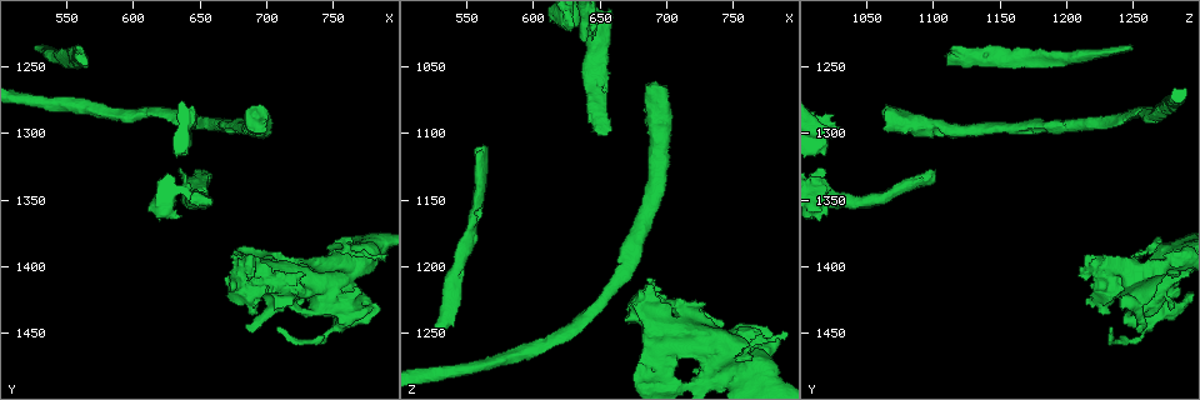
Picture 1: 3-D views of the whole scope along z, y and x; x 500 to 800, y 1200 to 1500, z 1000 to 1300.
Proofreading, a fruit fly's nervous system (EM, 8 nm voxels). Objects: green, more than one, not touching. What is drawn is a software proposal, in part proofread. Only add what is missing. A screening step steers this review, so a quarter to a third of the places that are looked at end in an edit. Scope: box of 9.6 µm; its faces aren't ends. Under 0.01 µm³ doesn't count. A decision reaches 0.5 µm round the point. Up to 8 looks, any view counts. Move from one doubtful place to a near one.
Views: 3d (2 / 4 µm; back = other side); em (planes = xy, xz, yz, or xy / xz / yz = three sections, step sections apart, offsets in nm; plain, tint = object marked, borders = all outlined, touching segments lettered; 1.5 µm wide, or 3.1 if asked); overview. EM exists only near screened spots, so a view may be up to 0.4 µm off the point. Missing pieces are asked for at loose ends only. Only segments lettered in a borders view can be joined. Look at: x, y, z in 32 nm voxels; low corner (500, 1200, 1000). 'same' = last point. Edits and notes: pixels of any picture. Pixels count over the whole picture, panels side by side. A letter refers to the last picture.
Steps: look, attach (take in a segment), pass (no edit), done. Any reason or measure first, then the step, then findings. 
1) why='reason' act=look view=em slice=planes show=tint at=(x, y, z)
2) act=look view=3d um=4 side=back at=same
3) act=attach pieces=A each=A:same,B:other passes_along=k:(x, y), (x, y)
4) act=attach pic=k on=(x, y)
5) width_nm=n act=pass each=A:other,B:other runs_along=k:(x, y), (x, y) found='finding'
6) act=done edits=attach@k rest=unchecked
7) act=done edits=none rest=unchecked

why='free end' act=look view=em slice=xy step=8 show=borders at=(646, 1298, 1030)

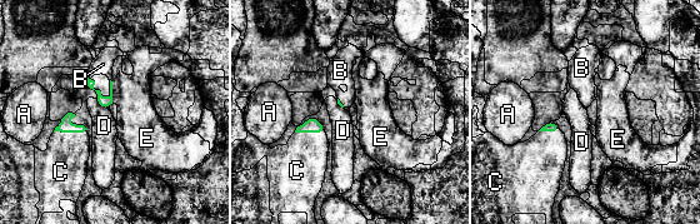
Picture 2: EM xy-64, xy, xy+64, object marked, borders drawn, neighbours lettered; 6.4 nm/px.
longest_contact=C:220nm act=pass each=A:other,B:other,C:other,D:other,E:other found='none of them fits'

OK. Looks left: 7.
why='branch stops here' act=look view=em um=3.1 slice=planes show=borders at=(656, 1330, 1100)

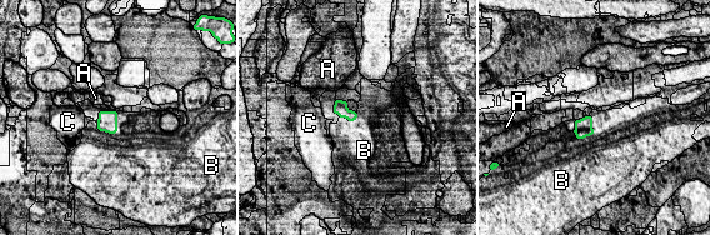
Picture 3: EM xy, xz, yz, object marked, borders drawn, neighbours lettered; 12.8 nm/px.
longest_contact=B:360nm act=pass each=A:other,B:other,C:other border=3:(118, 111), (114, 133), (96, 128) found='none of them fits'

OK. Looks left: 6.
why='end of a long branch' act=look view=3d um=2 at=(526, 1234, 1244)

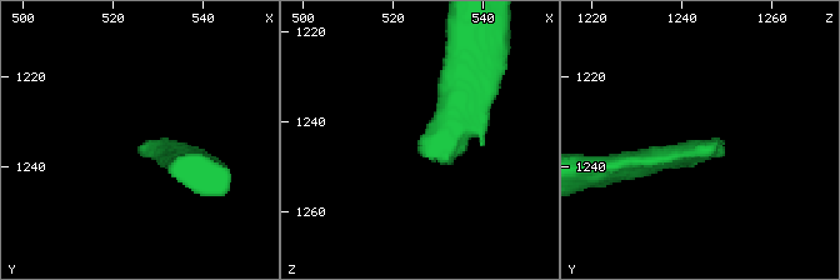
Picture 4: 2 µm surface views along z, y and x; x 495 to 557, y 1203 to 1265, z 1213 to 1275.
act=look view=em slice=xz step=4 show=tint at=(526, 1236, 1245)

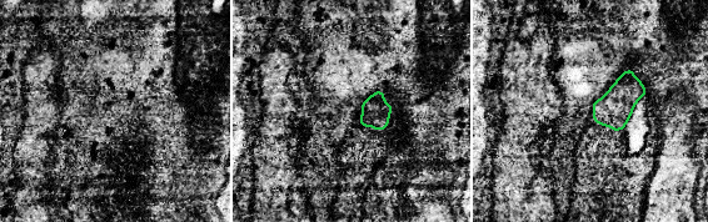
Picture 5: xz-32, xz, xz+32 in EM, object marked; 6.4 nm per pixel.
why='cut it another way' act=look view=em slice=planes show=borders at=same

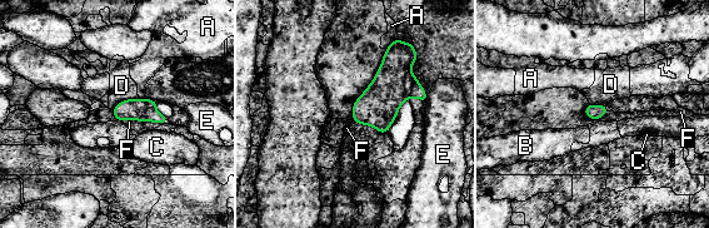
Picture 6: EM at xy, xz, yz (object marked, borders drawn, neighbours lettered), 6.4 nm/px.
act=pass each=A:other,B:other,C:other,D:other,E:other,F:other border=6:(129, 98), (120, 102), (113, 110) found='none of them fits'

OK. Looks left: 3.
act=done edits=none rest=unchecked

